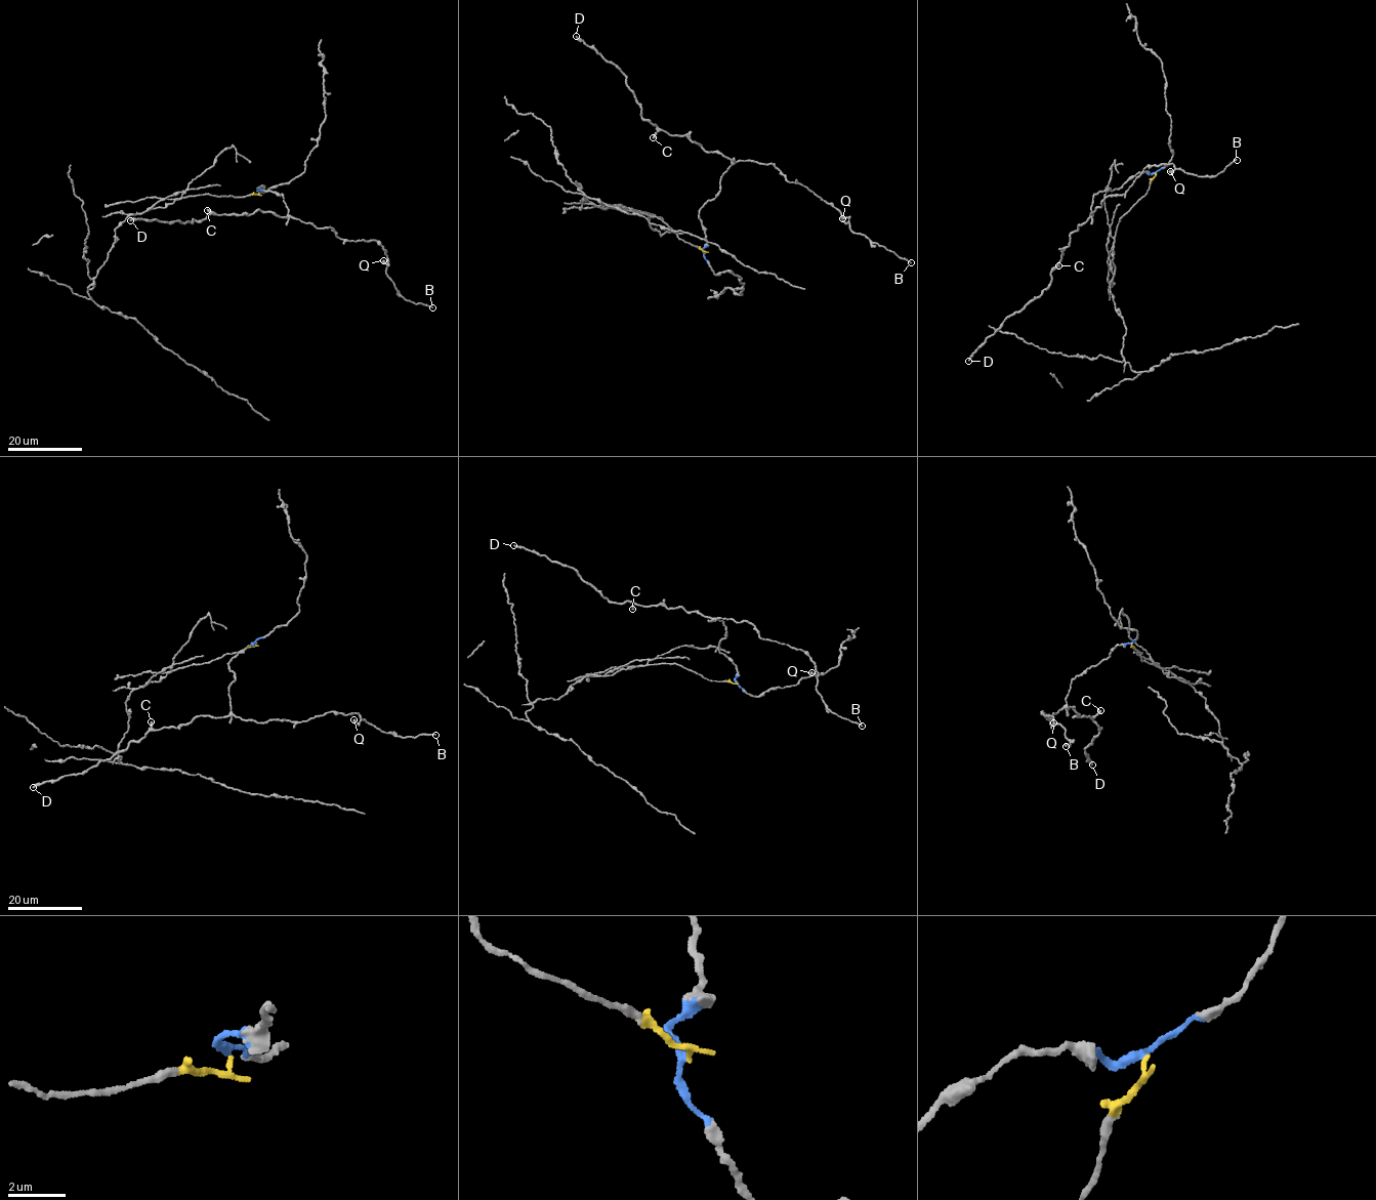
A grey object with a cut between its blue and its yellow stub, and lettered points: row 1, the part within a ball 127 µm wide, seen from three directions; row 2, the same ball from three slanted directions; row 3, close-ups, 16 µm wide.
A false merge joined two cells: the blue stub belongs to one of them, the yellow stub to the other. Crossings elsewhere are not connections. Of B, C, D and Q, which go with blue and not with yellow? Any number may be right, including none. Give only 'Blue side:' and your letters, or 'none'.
Blue side: B, C, D, Q

